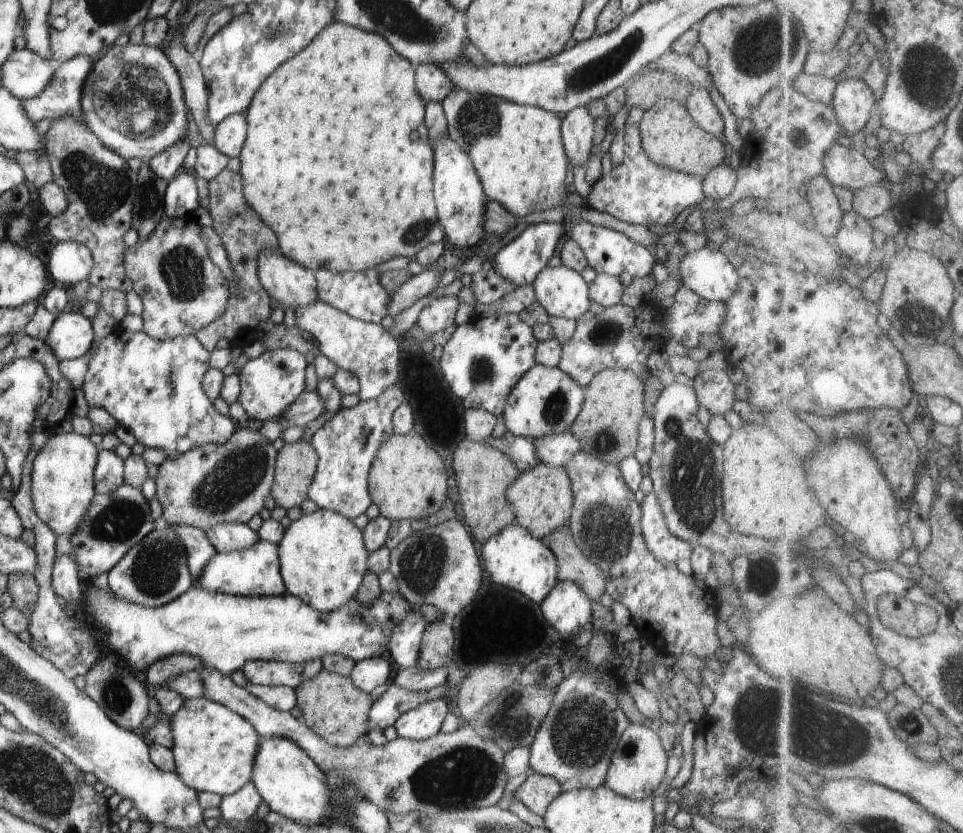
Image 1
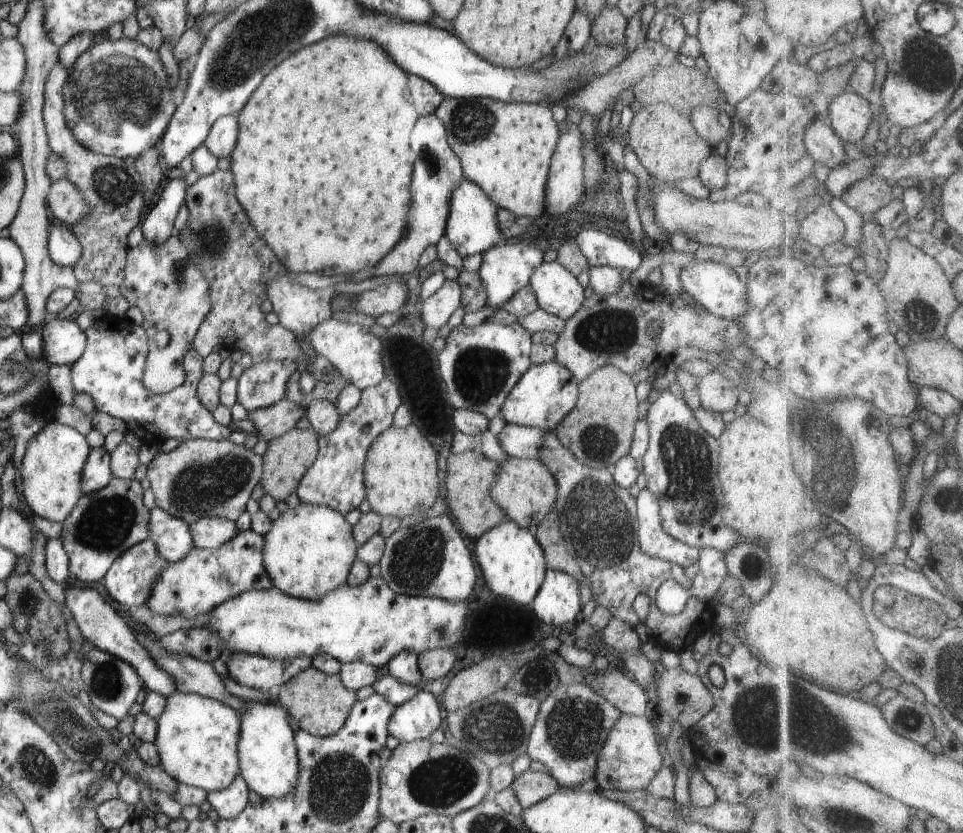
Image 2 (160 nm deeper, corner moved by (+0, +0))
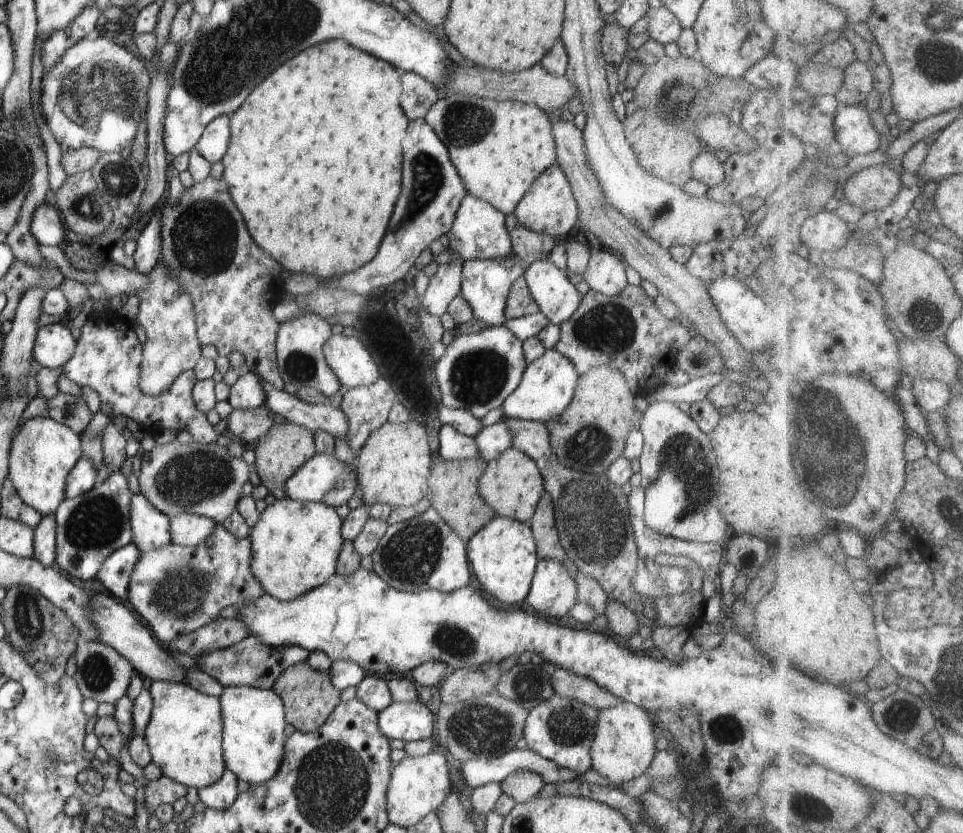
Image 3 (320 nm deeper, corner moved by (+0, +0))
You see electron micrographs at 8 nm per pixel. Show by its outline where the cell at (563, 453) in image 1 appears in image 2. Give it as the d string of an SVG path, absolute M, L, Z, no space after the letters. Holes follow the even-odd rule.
M506 423L498 434L498 442L511 458L536 458L548 431Z

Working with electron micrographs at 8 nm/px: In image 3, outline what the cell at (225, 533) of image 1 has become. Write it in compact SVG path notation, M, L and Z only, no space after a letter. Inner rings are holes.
M178 514L170 518L170 538L172 543L181 546L197 546L204 542L214 530L218 522L196 514Z

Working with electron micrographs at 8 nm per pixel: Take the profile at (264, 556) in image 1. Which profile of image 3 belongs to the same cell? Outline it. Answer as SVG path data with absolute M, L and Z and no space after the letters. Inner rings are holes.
M218 525L218 528L197 546L181 546L172 543L160 550L142 553L130 578L128 602L132 605L131 609L151 628L158 642L164 645L170 644L178 634L190 634L217 620L224 608L238 606L242 602L252 602L265 594L262 584L252 574L250 562L252 562L250 536L238 539L222 525Z

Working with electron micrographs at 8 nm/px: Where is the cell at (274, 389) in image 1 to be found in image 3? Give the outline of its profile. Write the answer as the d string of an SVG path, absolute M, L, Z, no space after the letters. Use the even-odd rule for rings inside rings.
M248 372L240 376L236 384L230 388L227 400L232 409L256 409L266 402L266 394L260 386L260 376L256 372Z

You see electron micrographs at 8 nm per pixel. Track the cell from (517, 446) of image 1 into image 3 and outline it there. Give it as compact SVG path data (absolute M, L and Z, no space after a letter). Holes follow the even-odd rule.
M452 426L440 428L440 451L438 458L445 460L482 459L474 438L464 436Z

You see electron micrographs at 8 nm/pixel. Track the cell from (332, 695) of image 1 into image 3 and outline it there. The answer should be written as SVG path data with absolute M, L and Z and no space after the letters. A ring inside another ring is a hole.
M307 662L294 664L288 670L284 670L280 678L274 682L271 691L278 694L284 704L286 723L291 724L296 731L304 733L312 733L322 728L341 702L341 692L332 685L330 674L313 670Z

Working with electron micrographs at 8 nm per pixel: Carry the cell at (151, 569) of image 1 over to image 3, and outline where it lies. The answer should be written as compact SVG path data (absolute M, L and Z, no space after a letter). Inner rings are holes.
M130 543L106 558L102 568L96 574L96 579L102 583L112 597L119 601L128 600L130 578L132 578L136 562L140 558L140 548L136 544Z

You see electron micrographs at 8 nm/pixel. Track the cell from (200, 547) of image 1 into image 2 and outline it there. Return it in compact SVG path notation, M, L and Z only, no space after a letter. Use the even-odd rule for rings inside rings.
M152 508L150 512L150 534L152 540L160 552L160 556L168 562L178 562L186 554L190 554L196 544L192 542L190 526L178 518L174 518L161 510Z

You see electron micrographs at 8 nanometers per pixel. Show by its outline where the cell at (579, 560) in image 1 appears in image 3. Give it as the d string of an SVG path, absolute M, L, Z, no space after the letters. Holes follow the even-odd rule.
M545 491L528 526L536 542L538 559L563 563L567 555L559 540L551 497Z

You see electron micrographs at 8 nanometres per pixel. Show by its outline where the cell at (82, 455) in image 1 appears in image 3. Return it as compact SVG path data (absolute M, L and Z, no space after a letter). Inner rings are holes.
M30 418L22 422L18 428L16 436L12 438L9 450L9 474L14 489L18 497L30 508L34 508L41 516L53 516L58 510L58 506L64 502L66 497L66 478L70 470L78 463L82 457L82 440L68 426L55 422L52 418Z

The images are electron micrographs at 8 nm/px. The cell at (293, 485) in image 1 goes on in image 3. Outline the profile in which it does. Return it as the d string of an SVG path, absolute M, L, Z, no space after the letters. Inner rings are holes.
M289 421L274 424L262 438L258 438L258 444L254 450L256 453L255 466L262 485L268 490L283 487L298 468L302 468L310 458L317 454L314 438L315 434L312 430Z

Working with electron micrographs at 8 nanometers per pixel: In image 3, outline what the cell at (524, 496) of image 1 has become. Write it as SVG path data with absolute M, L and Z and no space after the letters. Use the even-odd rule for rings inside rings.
M513 447L488 461L486 472L478 480L478 492L494 510L495 517L512 518L526 524L532 520L544 491L544 480L538 466L524 452Z

